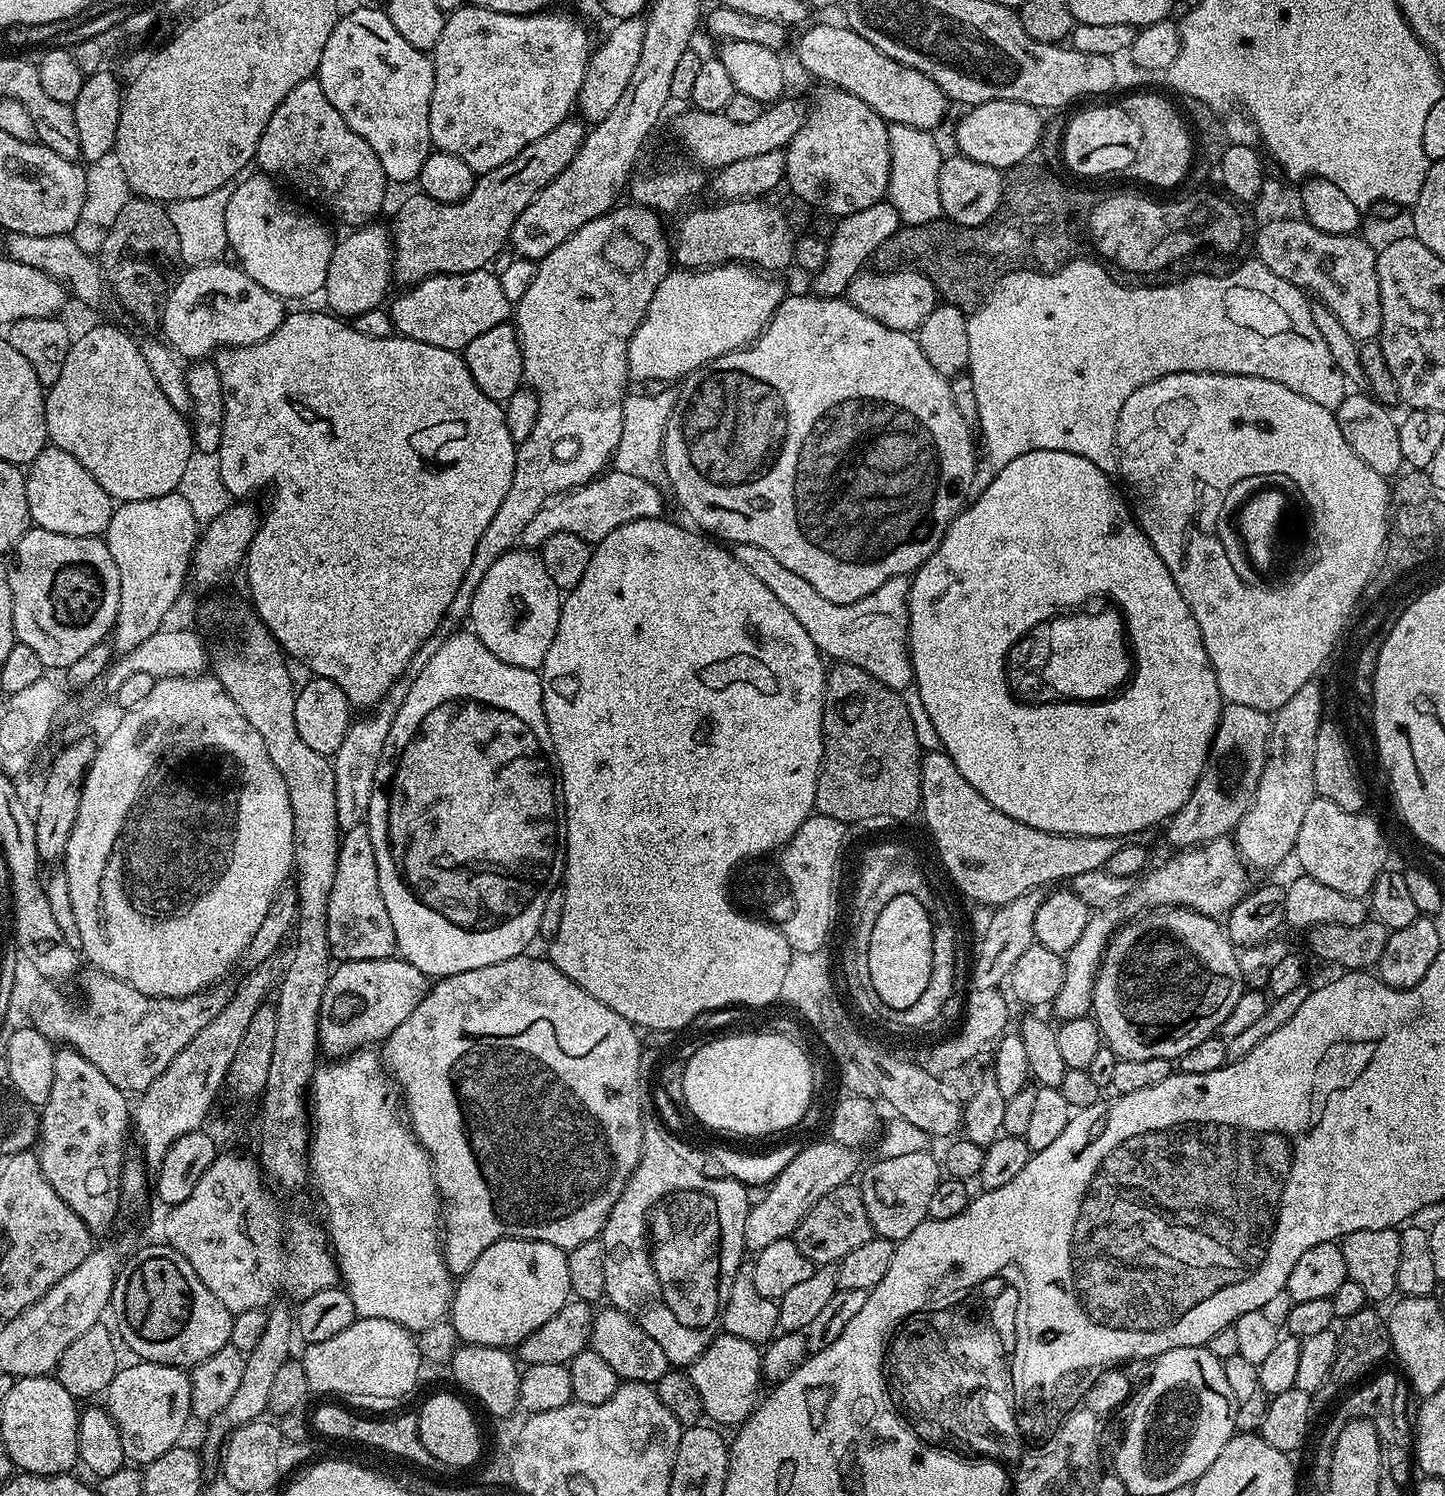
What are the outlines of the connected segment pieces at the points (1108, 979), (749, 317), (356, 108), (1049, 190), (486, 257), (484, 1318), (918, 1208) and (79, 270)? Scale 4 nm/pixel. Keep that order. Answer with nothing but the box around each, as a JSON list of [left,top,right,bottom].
[[1092,908,1246,1061],[629,263,786,382],[318,8,434,185],[874,162,1072,314],[390,119,585,286],[450,1240,571,1350],[858,1151,942,1242],[5,232,108,304]]

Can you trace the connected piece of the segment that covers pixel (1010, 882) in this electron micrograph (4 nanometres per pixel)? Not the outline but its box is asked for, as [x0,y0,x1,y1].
[920,750,1156,906]

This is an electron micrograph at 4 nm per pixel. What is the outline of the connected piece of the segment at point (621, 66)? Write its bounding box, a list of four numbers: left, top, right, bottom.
[576,18,645,122]

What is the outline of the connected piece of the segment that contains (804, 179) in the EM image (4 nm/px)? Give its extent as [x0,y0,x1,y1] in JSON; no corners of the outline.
[783,90,890,218]

